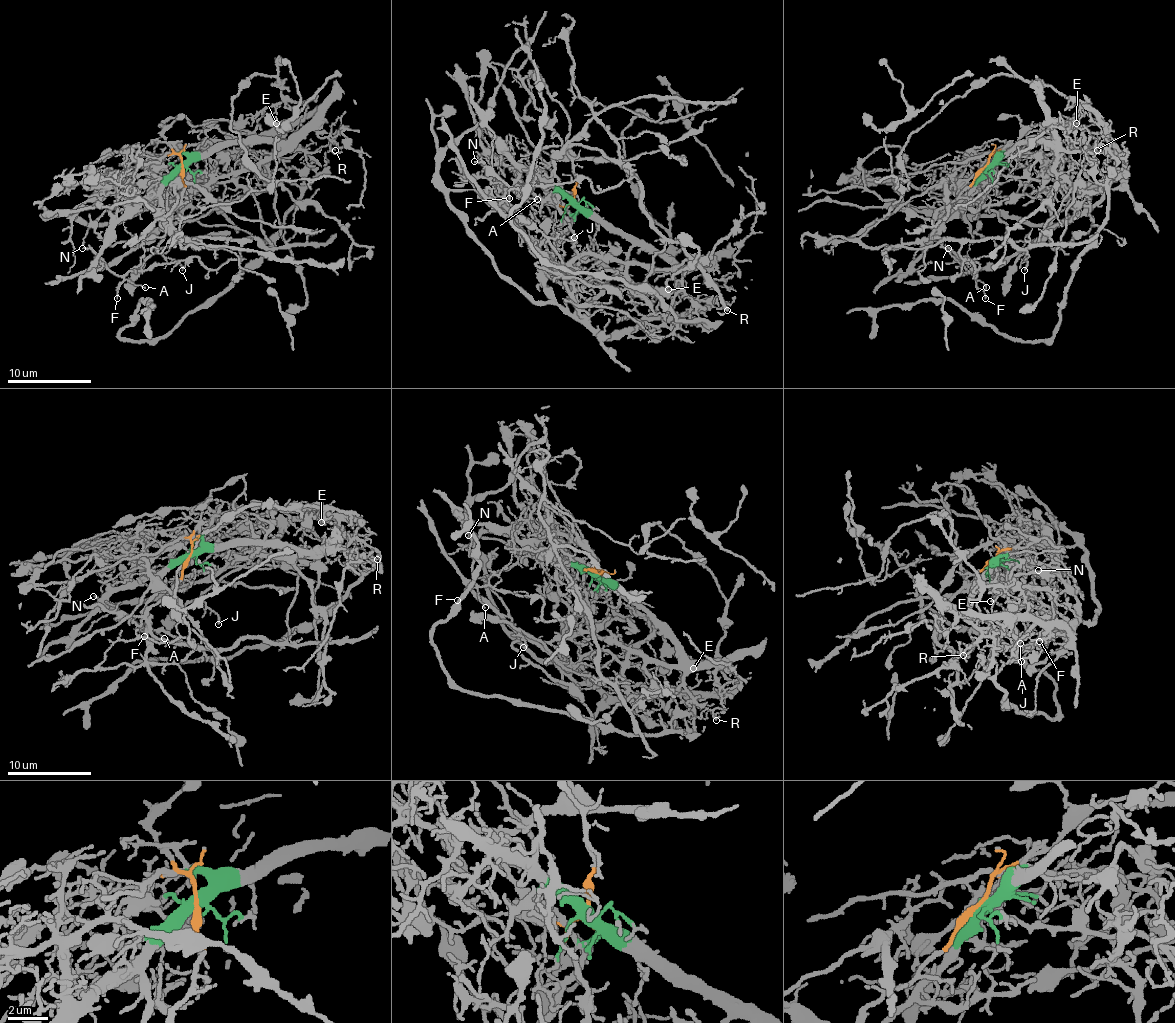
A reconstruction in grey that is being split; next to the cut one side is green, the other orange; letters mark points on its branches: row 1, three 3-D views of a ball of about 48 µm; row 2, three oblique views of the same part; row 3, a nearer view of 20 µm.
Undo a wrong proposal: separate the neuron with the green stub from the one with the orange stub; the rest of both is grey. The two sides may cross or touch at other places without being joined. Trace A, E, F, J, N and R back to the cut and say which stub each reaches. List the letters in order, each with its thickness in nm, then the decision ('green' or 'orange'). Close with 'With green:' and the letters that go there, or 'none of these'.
A: 100 nm | orange
E: 90 nm | green
F: 70 nm | orange
J: 130 nm | green
N: 90 nm | orange
R: 90 nm | green
With green: E, J, R

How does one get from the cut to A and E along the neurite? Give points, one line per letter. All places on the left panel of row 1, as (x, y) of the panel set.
A: (182, 166), (180, 206), (165, 233), (142, 241), (145, 256), (134, 273), (124, 277), (145, 287)
E: (180, 166), (222, 147), (241, 143), (209, 126), (218, 120), (247, 122), (262, 114), (276, 124)

